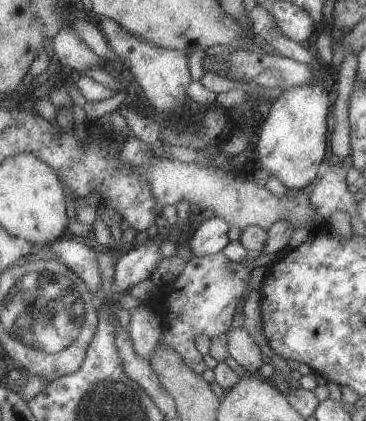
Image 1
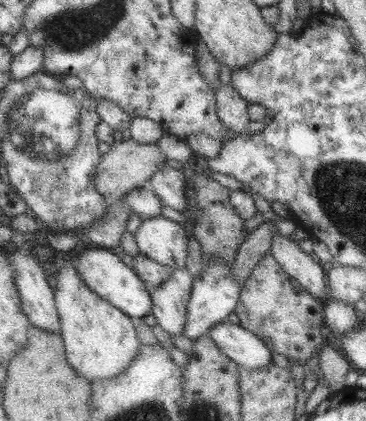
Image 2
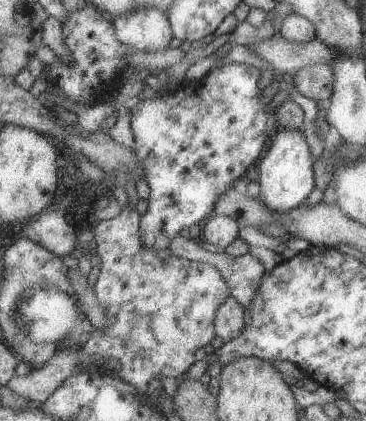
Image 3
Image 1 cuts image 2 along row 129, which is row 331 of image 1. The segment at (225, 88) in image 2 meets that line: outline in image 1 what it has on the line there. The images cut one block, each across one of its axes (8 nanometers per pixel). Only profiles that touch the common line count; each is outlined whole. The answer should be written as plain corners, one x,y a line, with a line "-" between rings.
231,328
225,332
225,336
227,336
229,358
233,358
237,364
241,364
251,374
259,370
259,366
265,362
265,356
259,352
251,336
243,328

